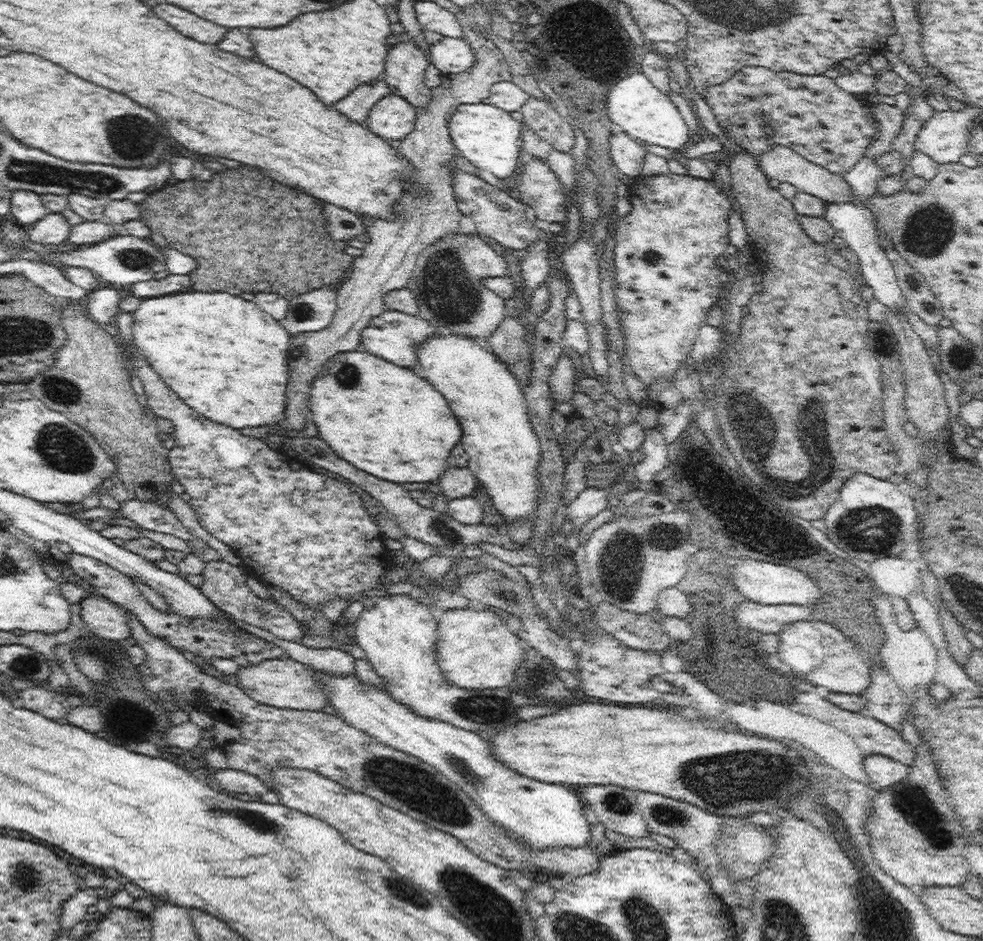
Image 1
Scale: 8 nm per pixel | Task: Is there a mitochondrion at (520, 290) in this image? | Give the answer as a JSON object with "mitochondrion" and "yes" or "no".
{"mitochondrion":"no"}

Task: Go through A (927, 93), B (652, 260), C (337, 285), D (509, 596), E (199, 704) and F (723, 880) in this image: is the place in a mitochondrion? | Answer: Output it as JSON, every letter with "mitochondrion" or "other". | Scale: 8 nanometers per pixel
{"A":"other","B":"mitochondrion","C":"other","D":"mitochondrion","E":"other","F":"other"}

